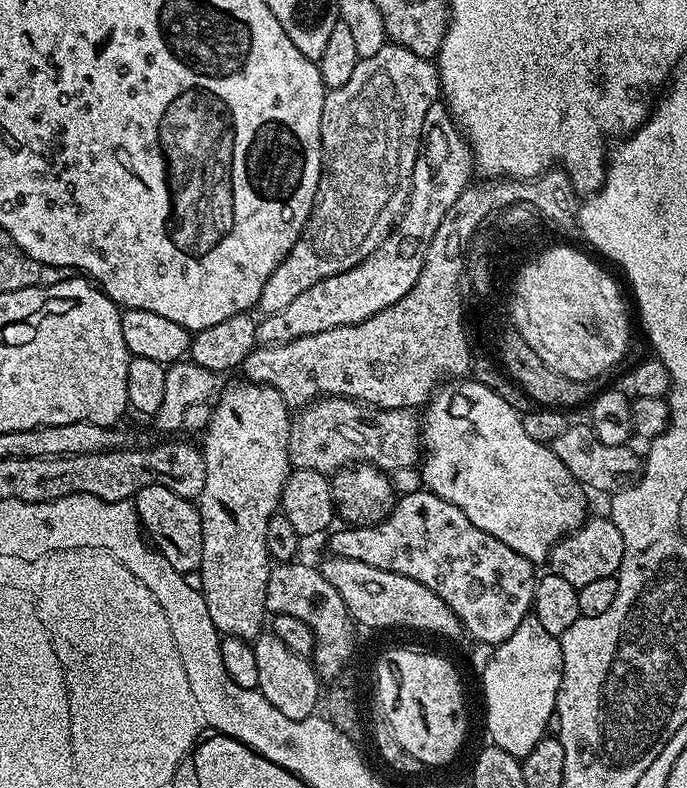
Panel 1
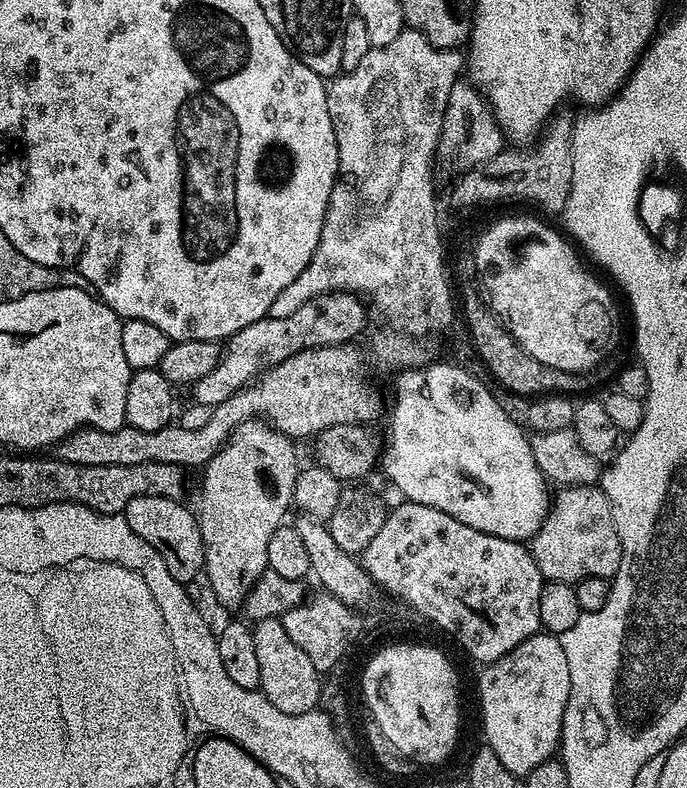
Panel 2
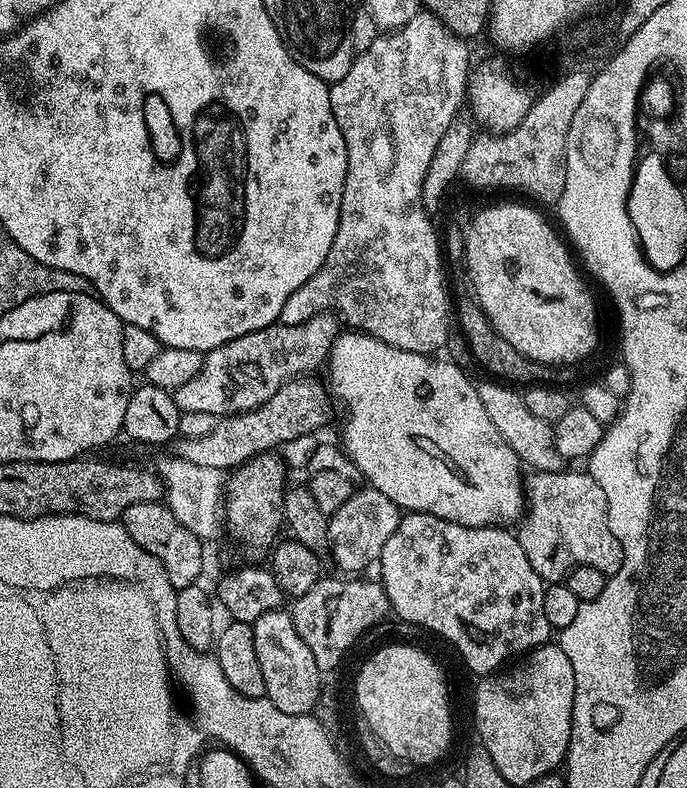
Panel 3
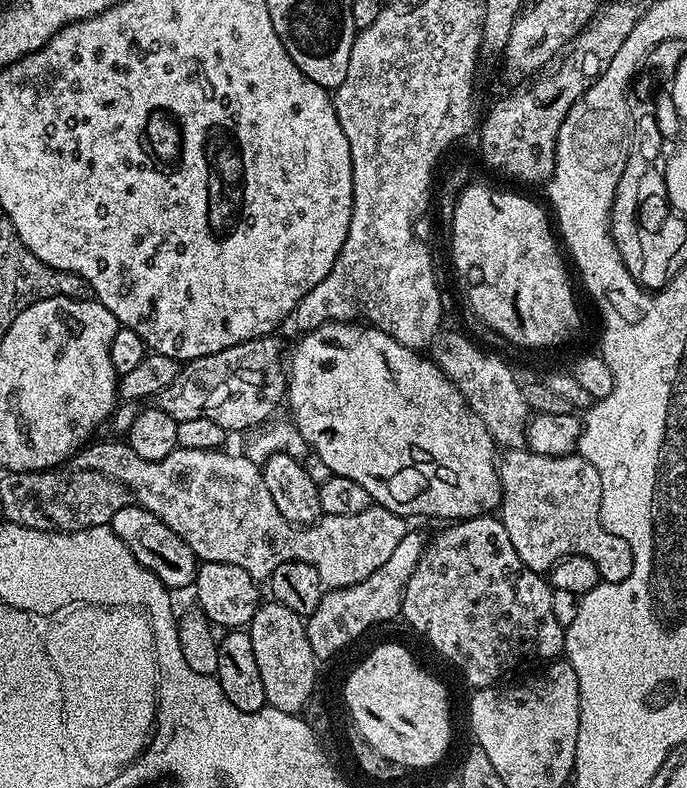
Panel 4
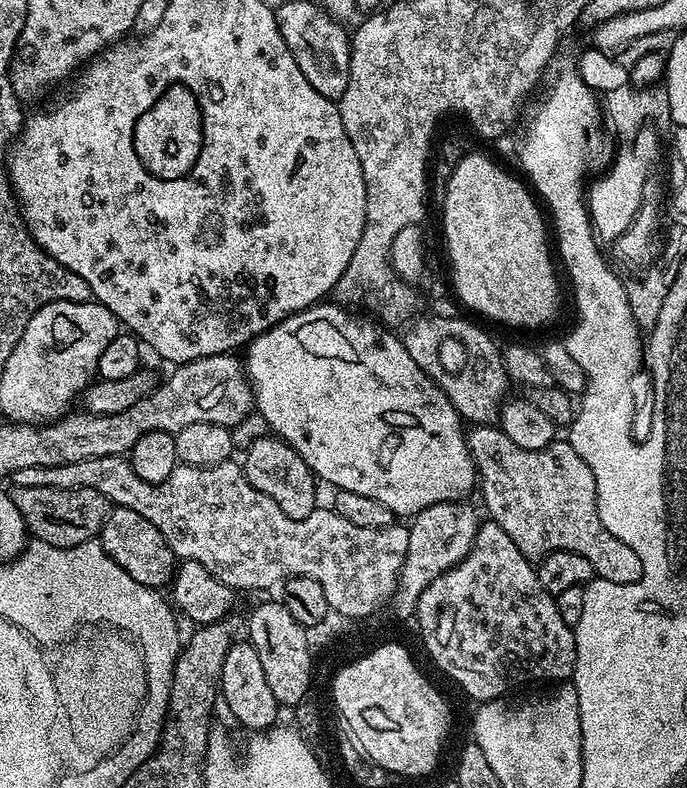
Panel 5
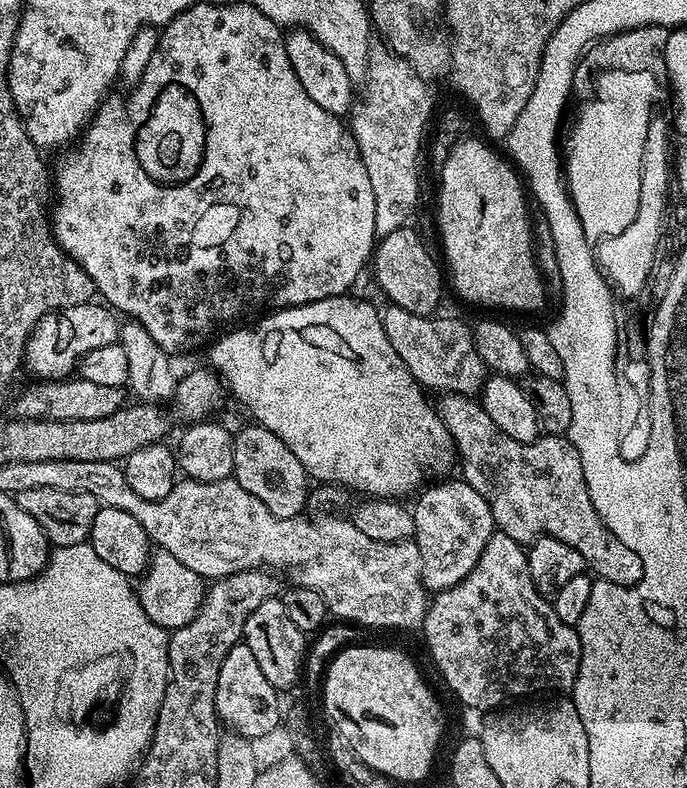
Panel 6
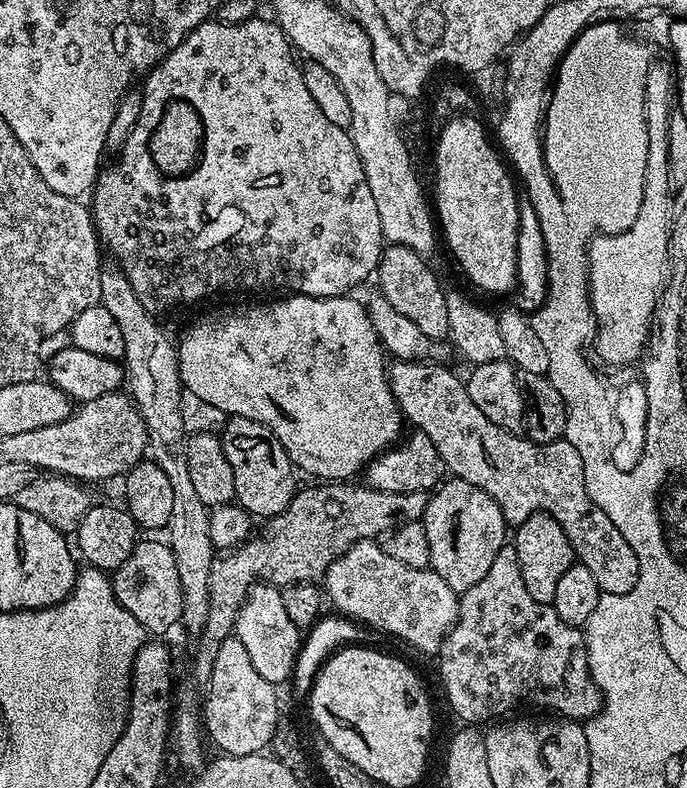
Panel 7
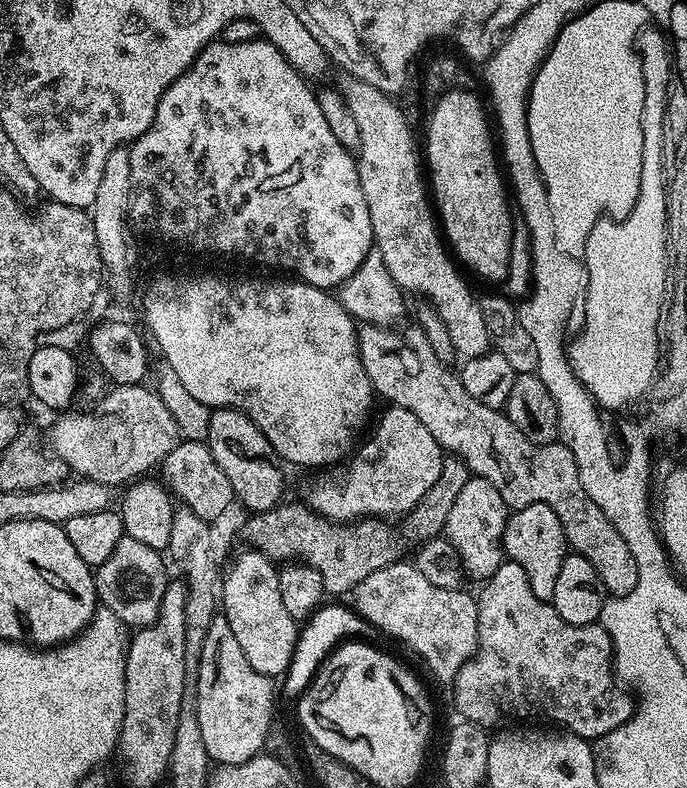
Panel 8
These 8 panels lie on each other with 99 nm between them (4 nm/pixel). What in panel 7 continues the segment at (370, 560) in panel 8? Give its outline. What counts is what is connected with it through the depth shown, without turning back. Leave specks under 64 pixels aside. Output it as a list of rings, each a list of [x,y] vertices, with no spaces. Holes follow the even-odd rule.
[[[320,482],[315,485],[317,488],[301,487],[290,506],[265,523],[268,525],[261,536],[253,535],[235,550],[213,559],[208,583],[210,614],[206,614],[206,626],[199,633],[200,645],[192,660],[192,672],[200,682],[207,681],[220,643],[233,635],[240,608],[253,584],[274,584],[283,590],[292,584],[323,581],[329,566],[350,546],[360,540],[375,541],[393,528],[419,521],[430,497],[427,491],[383,492],[356,483]]]

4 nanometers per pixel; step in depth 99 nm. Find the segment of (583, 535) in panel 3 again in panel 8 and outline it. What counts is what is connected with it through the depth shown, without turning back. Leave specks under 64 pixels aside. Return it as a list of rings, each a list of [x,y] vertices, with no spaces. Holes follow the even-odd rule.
[[[369,324],[361,327],[358,332],[358,354],[362,358],[362,366],[372,383],[372,391],[389,405],[410,410],[430,434],[439,442],[445,453],[457,456],[469,473],[478,478],[486,478],[498,494],[502,494],[502,502],[510,510],[525,508],[531,504],[545,504],[558,514],[558,522],[562,522],[564,537],[568,539],[568,547],[575,555],[586,558],[594,570],[598,570],[598,578],[602,578],[604,590],[608,596],[625,596],[638,586],[638,562],[634,554],[630,554],[630,546],[626,546],[622,534],[618,534],[616,527],[598,510],[594,498],[582,490],[582,482],[578,478],[576,456],[562,442],[555,444],[535,444],[510,422],[499,408],[491,408],[466,394],[466,386],[462,386],[459,375],[449,365],[438,360],[437,355],[430,348],[426,334],[417,326],[404,328],[399,332],[396,326],[381,326]]]

